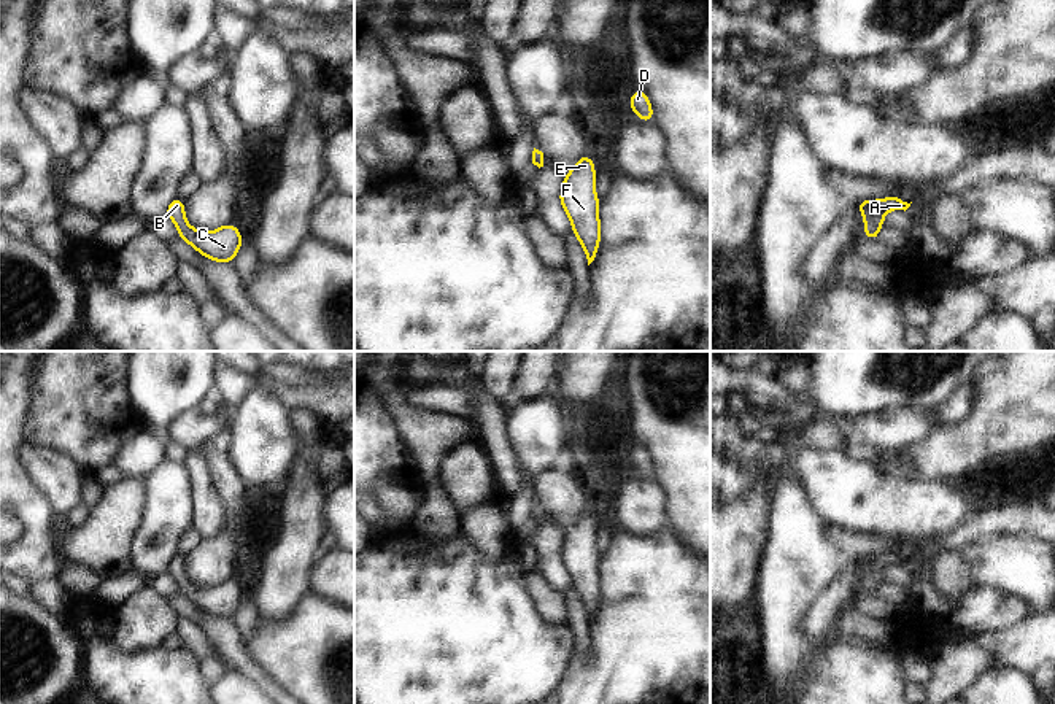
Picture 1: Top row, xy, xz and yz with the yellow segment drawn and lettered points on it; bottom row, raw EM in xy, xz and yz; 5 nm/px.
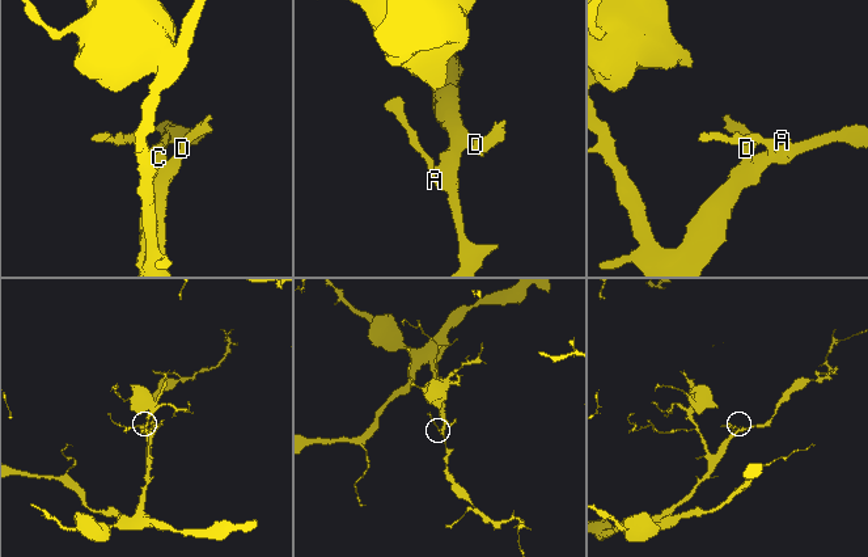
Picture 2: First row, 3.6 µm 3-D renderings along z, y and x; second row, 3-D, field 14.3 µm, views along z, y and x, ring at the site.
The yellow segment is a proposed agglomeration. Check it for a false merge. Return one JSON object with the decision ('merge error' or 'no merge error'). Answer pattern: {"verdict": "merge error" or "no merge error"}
{"verdict": "no merge error"}

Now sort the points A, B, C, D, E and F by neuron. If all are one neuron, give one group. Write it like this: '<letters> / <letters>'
A B C D E F

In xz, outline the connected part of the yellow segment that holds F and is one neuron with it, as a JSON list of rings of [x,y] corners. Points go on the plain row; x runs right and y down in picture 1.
[[[583,509],[577,521],[564,531],[559,556],[572,577],[572,586],[582,599],[588,621],[599,605],[601,575],[599,555],[594,547],[596,526],[591,513]]]

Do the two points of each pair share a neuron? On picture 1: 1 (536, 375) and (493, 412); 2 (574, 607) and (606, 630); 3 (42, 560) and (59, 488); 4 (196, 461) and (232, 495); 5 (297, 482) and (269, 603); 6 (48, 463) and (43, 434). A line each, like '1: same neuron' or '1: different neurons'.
1: different neurons
2: different neurons
3: different neurons
4: different neurons
5: same neuron
6: different neurons

